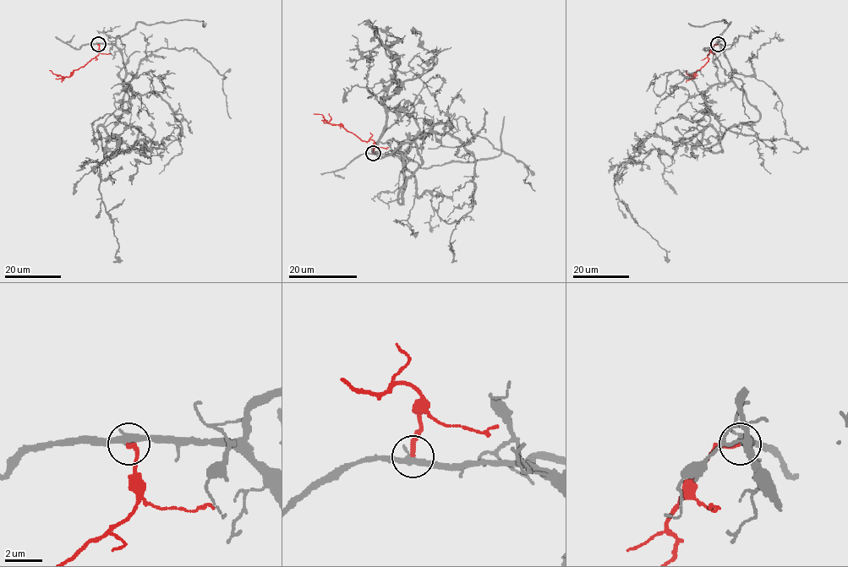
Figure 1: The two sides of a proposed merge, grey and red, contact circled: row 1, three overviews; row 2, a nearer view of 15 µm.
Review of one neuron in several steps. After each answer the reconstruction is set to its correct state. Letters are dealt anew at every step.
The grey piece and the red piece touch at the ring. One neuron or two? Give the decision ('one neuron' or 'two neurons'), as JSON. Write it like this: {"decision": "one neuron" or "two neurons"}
{"decision": "one neuron"}

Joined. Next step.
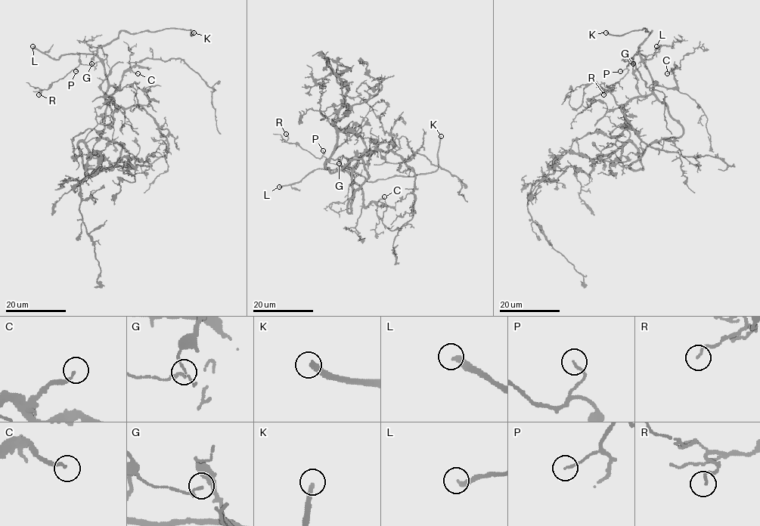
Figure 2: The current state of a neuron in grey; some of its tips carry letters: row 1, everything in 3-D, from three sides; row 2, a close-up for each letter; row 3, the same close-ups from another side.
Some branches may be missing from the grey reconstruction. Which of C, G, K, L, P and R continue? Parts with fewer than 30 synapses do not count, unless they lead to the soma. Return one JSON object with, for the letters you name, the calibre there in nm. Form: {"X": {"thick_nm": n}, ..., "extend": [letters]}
{"C": {"thick_nm": 160}, "K": {"thick_nm": 280}, "L": {"thick_nm": 280}, "extend": ["C", "K", "L"]}

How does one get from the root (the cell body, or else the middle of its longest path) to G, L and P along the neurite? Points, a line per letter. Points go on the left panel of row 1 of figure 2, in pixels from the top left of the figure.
G: (119, 157), (122, 147), (100, 136), (108, 85), (104, 66), (94, 54), (79, 54), (82, 64), (91, 63)
L: (119, 157), (122, 147), (100, 136), (108, 85), (103, 63), (86, 54), (54, 59), (32, 46)
P: (119, 157), (122, 147), (100, 136), (104, 128), (108, 85), (103, 63), (94, 54), (79, 54), (76, 71)

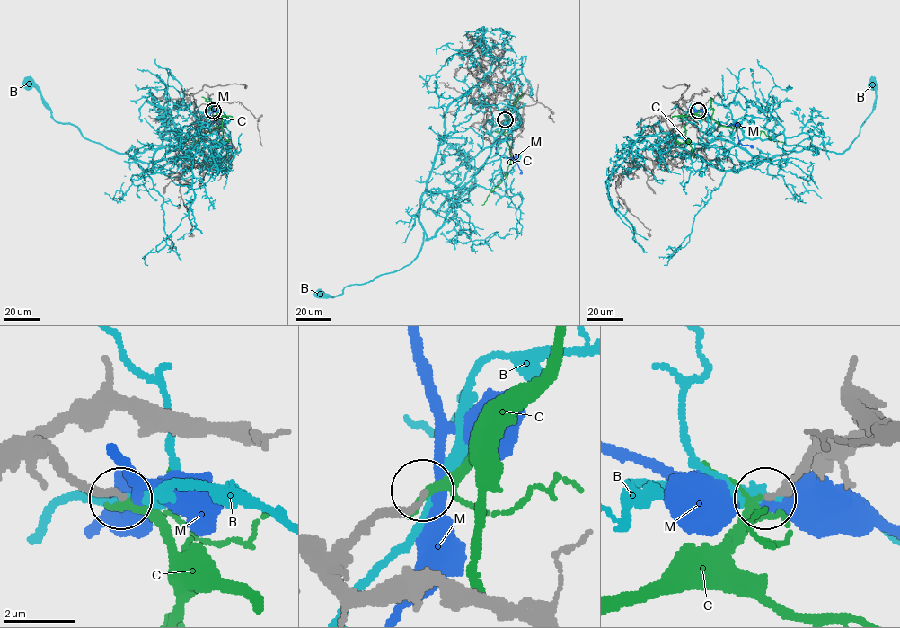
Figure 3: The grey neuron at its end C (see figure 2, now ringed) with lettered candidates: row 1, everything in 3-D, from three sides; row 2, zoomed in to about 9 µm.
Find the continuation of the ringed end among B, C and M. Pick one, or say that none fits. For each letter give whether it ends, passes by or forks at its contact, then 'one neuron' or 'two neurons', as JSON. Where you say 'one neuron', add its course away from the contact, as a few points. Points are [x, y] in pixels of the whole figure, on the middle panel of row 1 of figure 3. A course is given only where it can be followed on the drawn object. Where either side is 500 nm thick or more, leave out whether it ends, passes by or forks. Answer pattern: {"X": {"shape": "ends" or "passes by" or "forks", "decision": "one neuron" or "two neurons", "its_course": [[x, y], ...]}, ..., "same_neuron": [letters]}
{"B": {"shape": "passes by", "decision": "two neurons"}, "C": {"shape": "passes by", "decision": "two neurons"}, "M": {"shape": "passes by", "decision": "two neurons"}, "same_neuron": []}

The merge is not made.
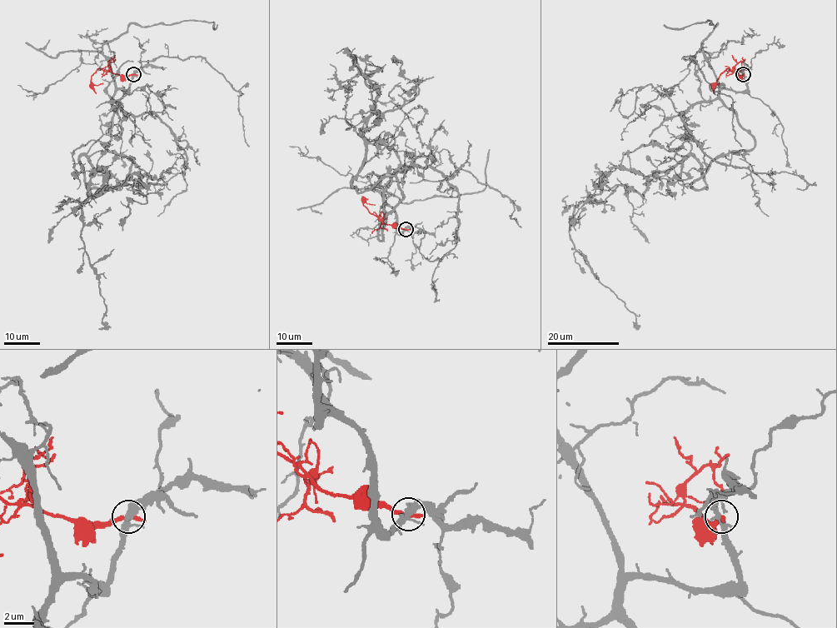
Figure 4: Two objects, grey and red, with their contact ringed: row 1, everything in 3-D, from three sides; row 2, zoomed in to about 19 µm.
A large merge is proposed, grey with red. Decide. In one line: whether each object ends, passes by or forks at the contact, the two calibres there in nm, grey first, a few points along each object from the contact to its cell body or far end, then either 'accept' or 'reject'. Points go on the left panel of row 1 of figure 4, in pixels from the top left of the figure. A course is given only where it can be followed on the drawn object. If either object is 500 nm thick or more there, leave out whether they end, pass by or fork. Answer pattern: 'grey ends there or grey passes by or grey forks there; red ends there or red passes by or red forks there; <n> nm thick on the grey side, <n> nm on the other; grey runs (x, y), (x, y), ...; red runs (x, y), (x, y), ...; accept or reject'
grey forks there; red ends there; 320 nm thick on the grey side, 340 nm on the other; grey runs (133, 74), (107, 147), (132, 161), (127, 180), (88, 189), (79, 158), (107, 171), (82, 205), (99, 329); red runs (133, 74), (114, 73), (99, 68), (91, 76), (91, 85), (96, 93); reject

